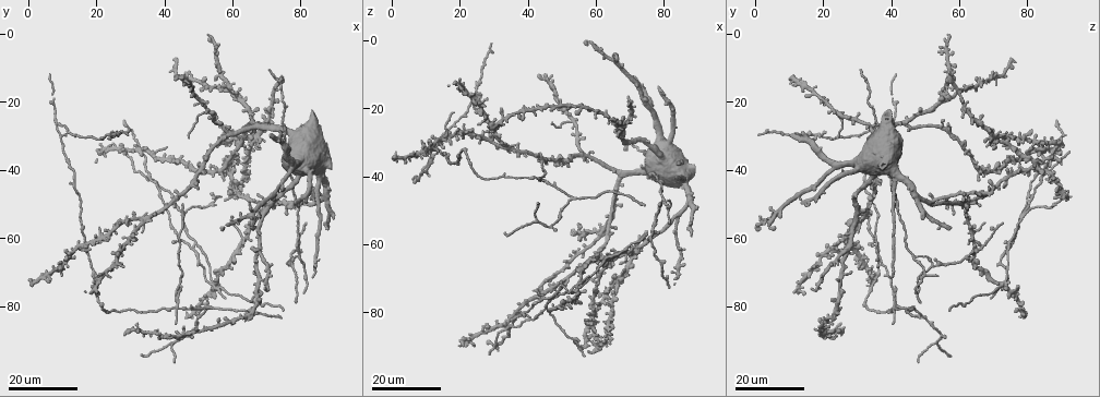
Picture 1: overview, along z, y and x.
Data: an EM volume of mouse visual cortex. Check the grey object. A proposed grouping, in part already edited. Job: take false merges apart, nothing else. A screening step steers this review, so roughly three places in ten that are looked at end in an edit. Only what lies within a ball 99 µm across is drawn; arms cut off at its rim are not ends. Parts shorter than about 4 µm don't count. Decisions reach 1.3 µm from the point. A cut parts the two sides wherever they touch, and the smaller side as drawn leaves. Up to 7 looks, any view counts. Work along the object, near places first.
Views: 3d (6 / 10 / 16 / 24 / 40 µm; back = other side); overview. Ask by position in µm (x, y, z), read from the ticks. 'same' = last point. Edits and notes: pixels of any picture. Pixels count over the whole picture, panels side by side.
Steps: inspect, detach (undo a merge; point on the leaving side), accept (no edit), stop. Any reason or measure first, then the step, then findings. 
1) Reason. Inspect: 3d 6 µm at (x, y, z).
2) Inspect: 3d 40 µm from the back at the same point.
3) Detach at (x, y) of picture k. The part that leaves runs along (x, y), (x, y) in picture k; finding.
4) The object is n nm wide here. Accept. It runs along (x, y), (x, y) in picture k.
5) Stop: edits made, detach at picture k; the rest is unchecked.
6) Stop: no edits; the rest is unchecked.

Two arms in line, one across. Inspect: 3d 16 µm at (9.0, 26.0, 40.5).

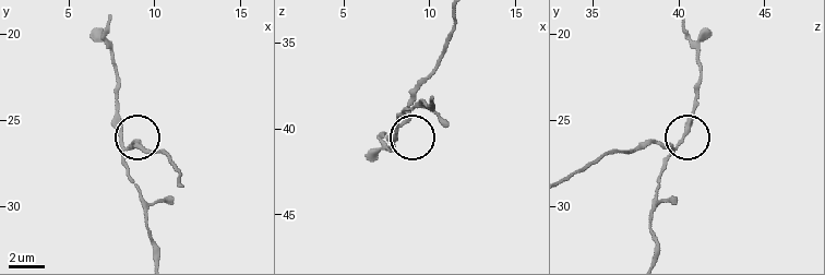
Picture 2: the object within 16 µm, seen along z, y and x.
Inspect: 3d 6 µm at (8.3, 26.4, 39.8).

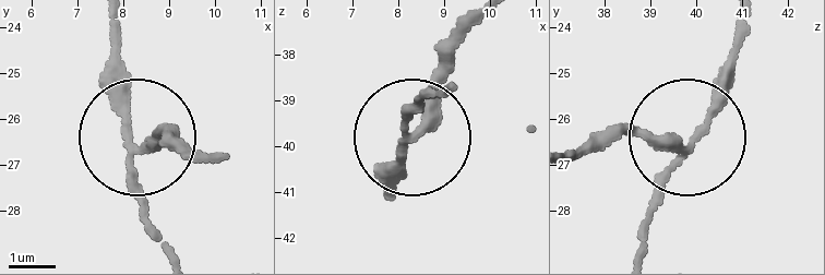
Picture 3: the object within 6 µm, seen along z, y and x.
3 arms meet here. Detach at (158, 127) of picture 3. The part that leaves runs along (136, 147), (167, 135), (191, 151) in picture 3; two neurons meet here.

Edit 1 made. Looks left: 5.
Inspect: overview.

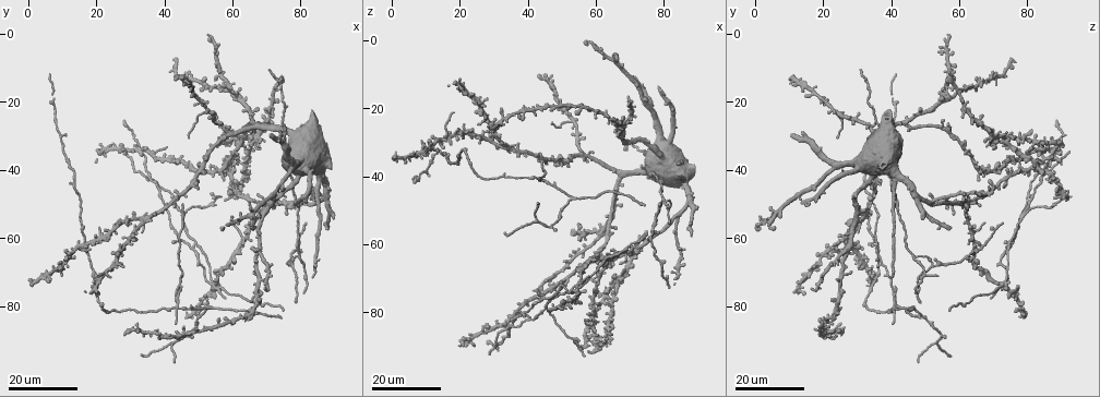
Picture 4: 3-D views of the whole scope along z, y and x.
Thick turns thin. Inspect: 3d 24 µm at (49.0, 86.0, 52.5).

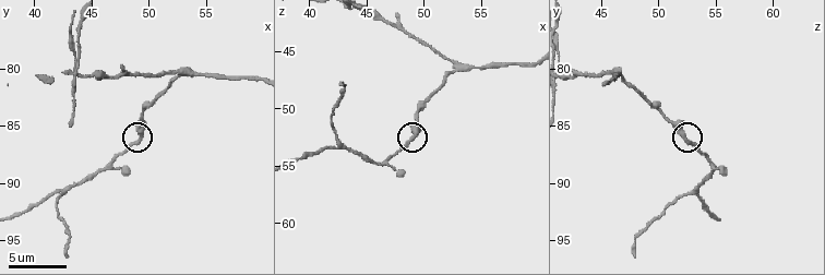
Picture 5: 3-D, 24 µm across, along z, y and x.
Inspect: 3d 10 µm at (49.0, 86.4, 52.6).

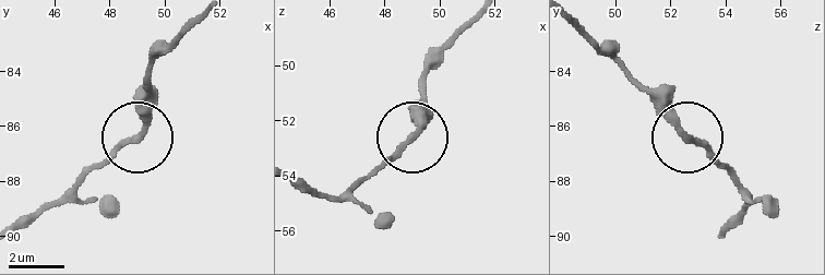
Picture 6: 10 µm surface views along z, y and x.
Accept. It runs along (198, 21), (151, 70), (141, 133), (114, 147), (87, 174) in picture 6; continuous, no second neuron.

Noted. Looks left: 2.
Three-way junction. Inspect: 3d 24 µm at (61.0, 37.5, 82.5).

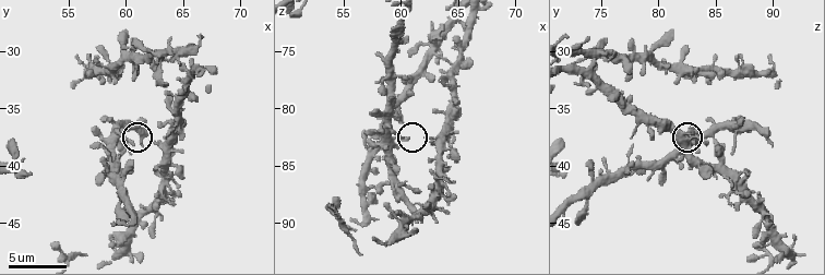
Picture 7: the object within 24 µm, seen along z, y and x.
Inspect: 3d 10 µm at (60.4, 38.0, 82.4).

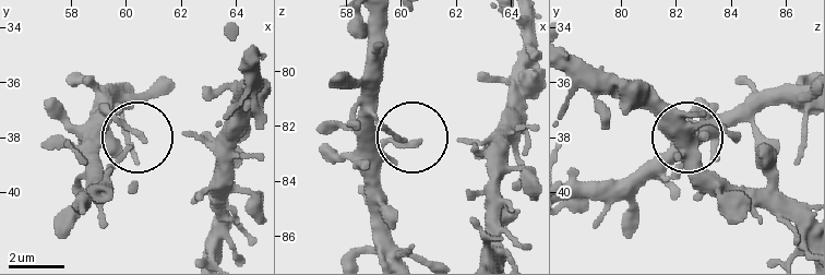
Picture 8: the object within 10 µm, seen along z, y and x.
3 arms meet here. Accept. Continuous, no second neuron.

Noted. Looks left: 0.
Stop: edits made, detach at picture 3; the rest is unchecked.

